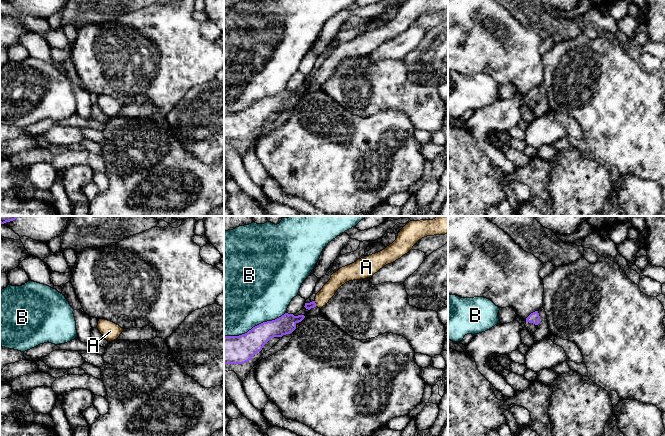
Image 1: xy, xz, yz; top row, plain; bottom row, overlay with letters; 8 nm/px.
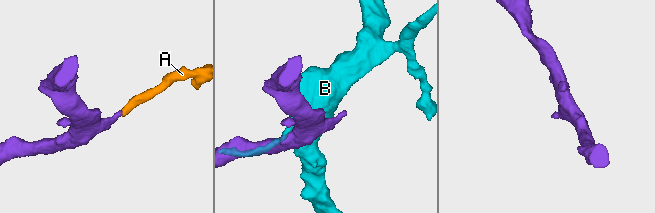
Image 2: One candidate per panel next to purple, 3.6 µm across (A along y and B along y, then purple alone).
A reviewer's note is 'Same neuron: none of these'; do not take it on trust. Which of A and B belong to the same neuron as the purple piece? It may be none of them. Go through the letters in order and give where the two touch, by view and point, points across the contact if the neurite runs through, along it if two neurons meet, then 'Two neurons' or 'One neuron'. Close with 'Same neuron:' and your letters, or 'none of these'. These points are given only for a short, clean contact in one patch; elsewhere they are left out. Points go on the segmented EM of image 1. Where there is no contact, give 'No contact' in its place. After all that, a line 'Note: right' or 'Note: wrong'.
A: Touches purple at xz (315, 304). Path across: xz (312, 304), (315, 304), (336, 281). One neuron
B: Touches purple at xz (255, 326). Two neurons
Same neuron: A
Note: wrong

